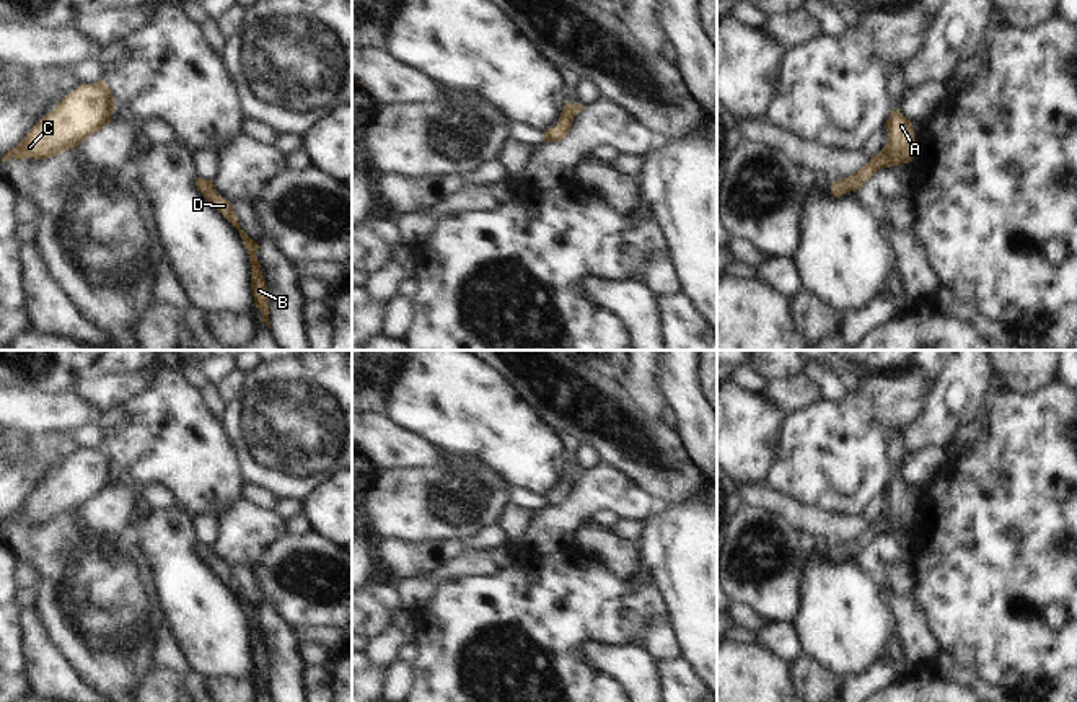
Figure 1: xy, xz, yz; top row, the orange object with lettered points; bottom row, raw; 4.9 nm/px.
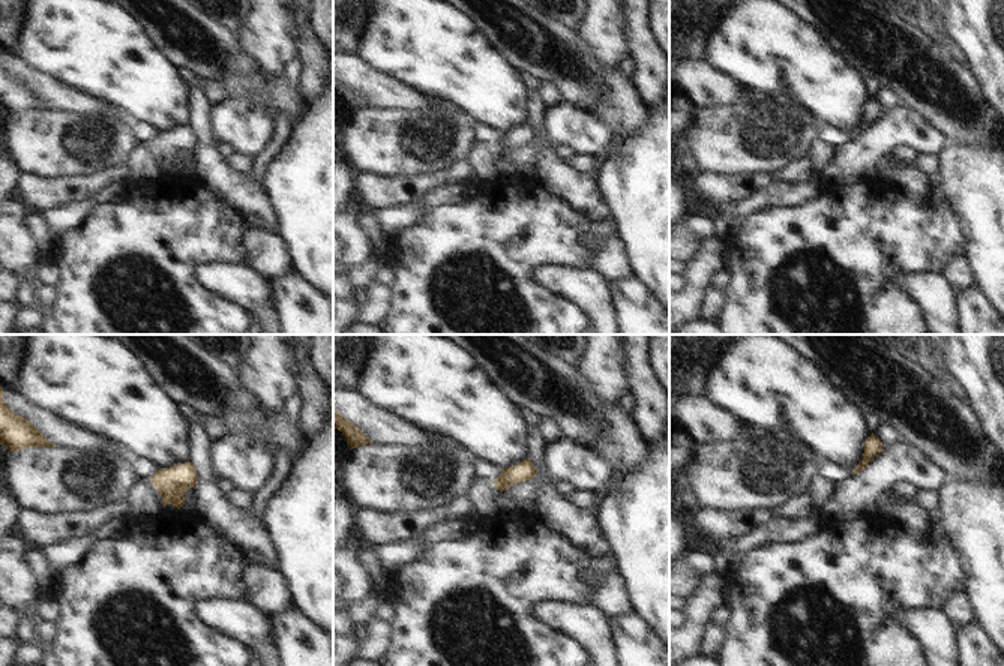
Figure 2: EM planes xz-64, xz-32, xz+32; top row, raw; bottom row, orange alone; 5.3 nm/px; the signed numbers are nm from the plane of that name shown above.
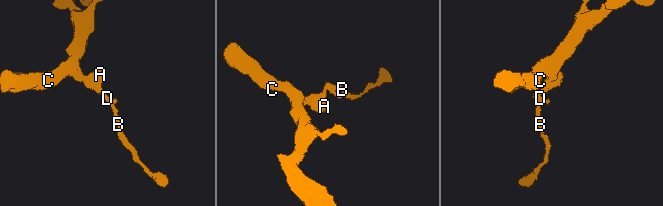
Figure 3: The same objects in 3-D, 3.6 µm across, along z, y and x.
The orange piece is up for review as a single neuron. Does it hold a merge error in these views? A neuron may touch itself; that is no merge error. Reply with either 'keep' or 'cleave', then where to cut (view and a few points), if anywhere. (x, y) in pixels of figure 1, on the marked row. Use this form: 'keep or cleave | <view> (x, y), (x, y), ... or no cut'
keep | no cut

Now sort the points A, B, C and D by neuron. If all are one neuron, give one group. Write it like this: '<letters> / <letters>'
A B C D

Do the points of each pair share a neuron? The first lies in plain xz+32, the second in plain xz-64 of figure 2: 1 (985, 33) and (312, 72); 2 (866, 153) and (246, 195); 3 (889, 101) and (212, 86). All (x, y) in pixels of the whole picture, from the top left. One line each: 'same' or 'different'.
1: same
2: different
3: same

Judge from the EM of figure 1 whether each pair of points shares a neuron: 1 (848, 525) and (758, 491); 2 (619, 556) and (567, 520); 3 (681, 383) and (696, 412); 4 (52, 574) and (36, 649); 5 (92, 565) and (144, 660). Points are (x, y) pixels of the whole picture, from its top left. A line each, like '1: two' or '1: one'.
1: one
2: two
3: one
4: two
5: one

